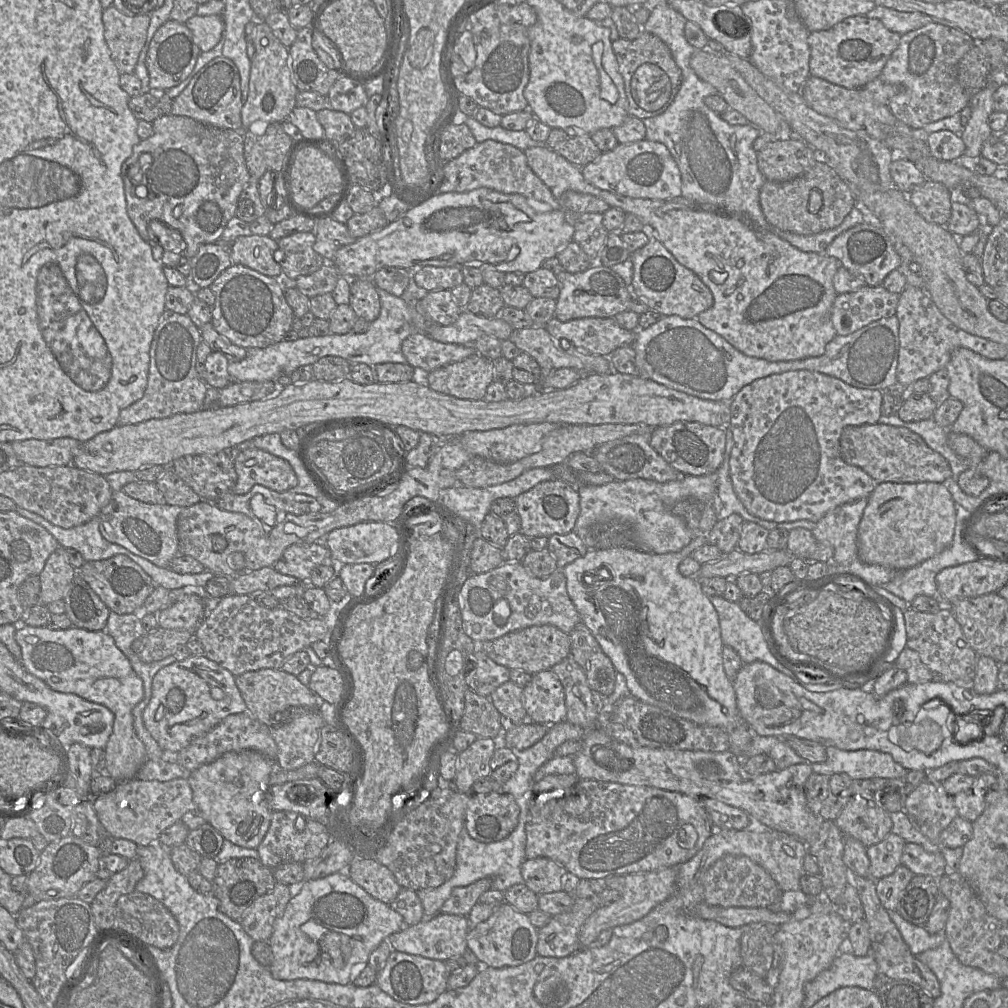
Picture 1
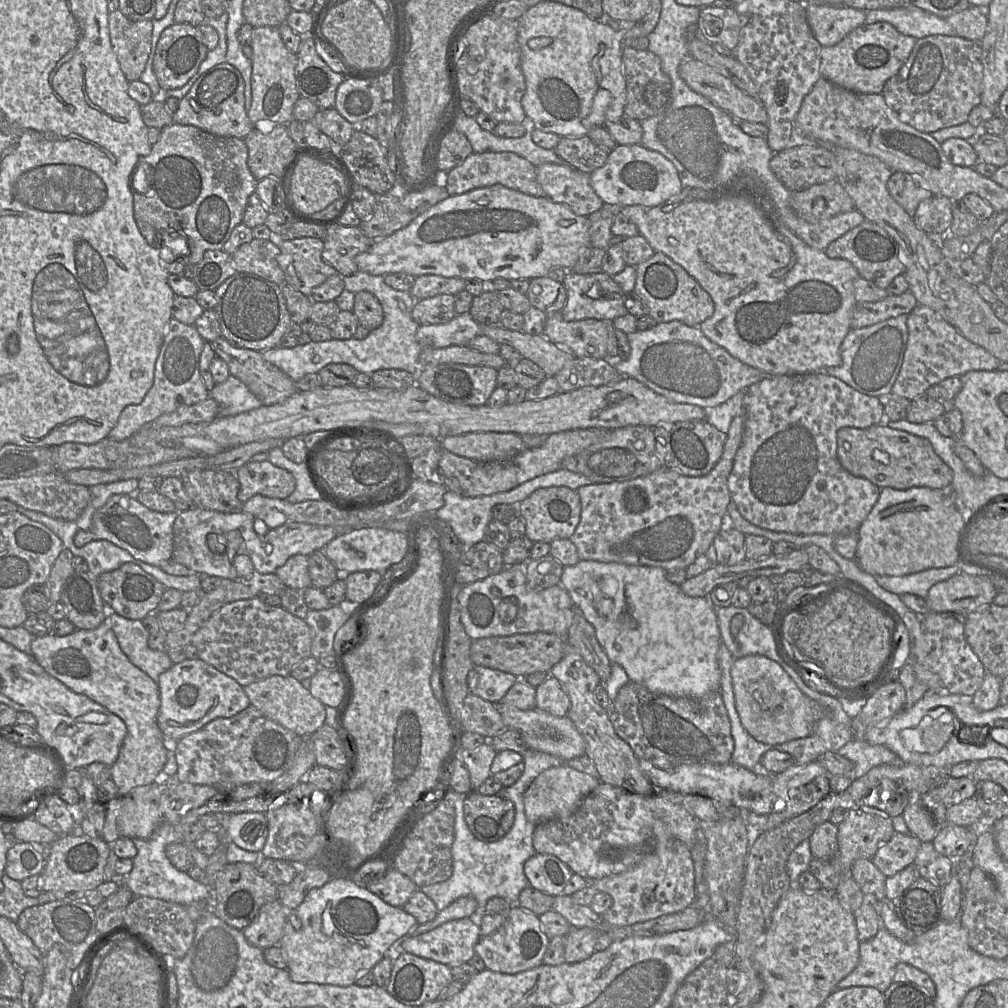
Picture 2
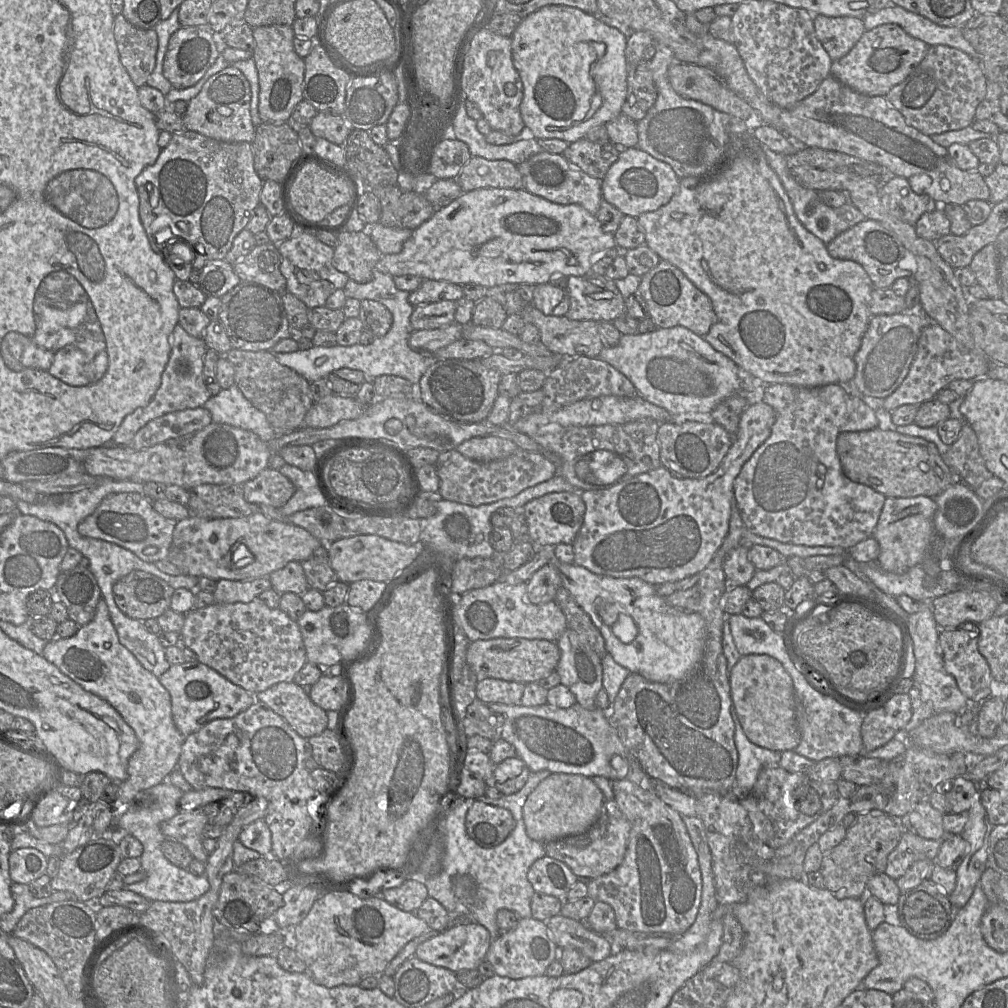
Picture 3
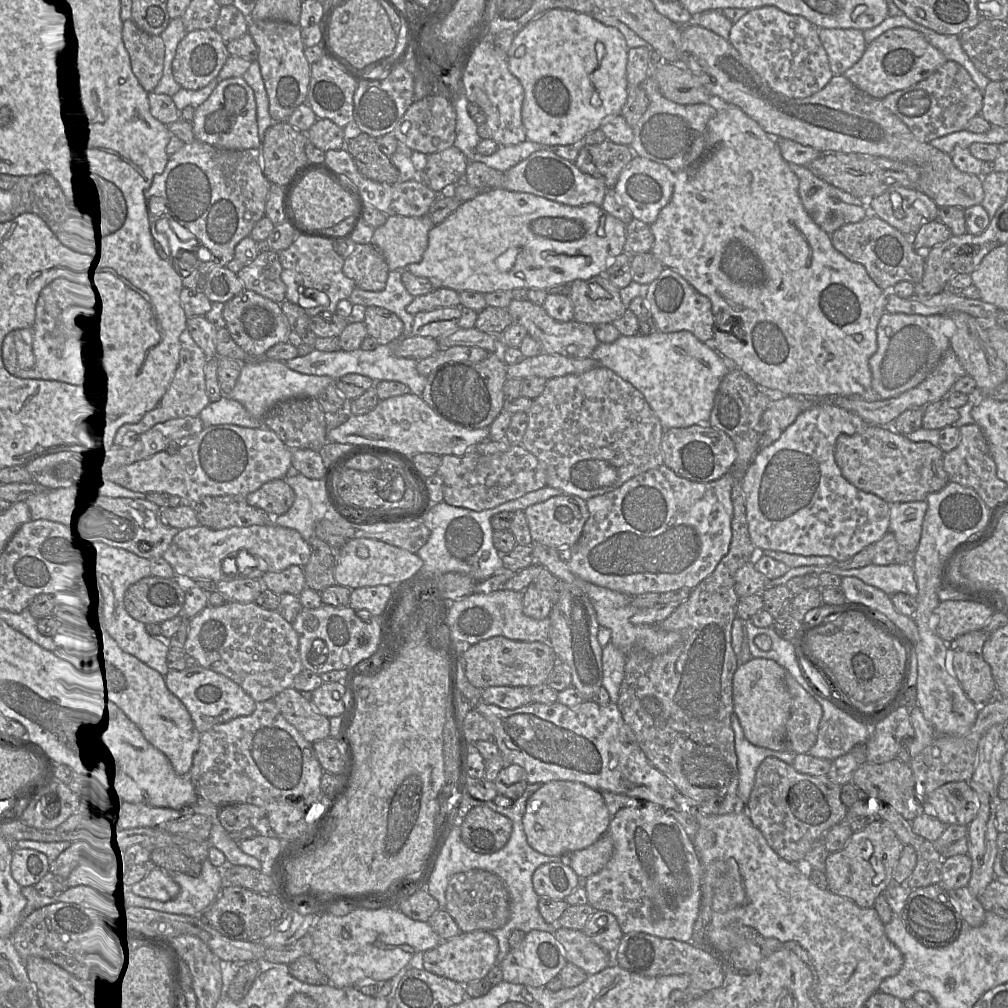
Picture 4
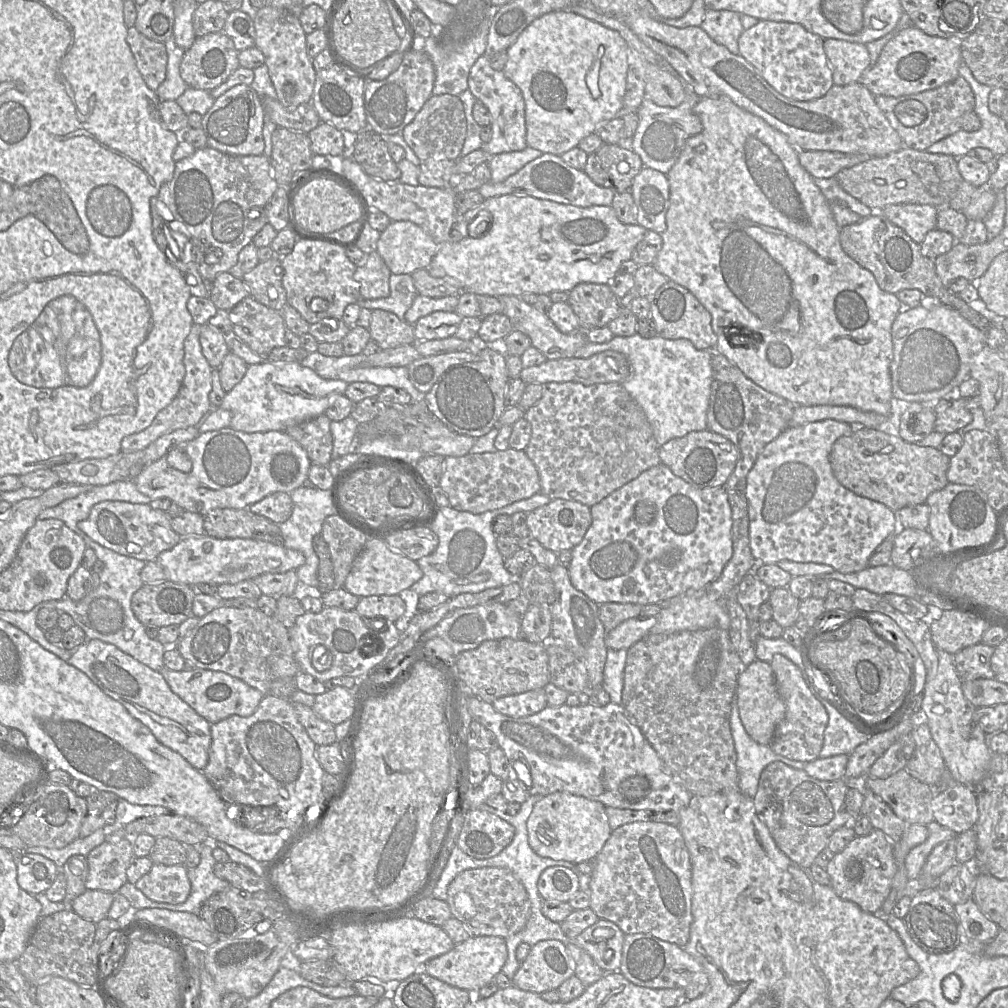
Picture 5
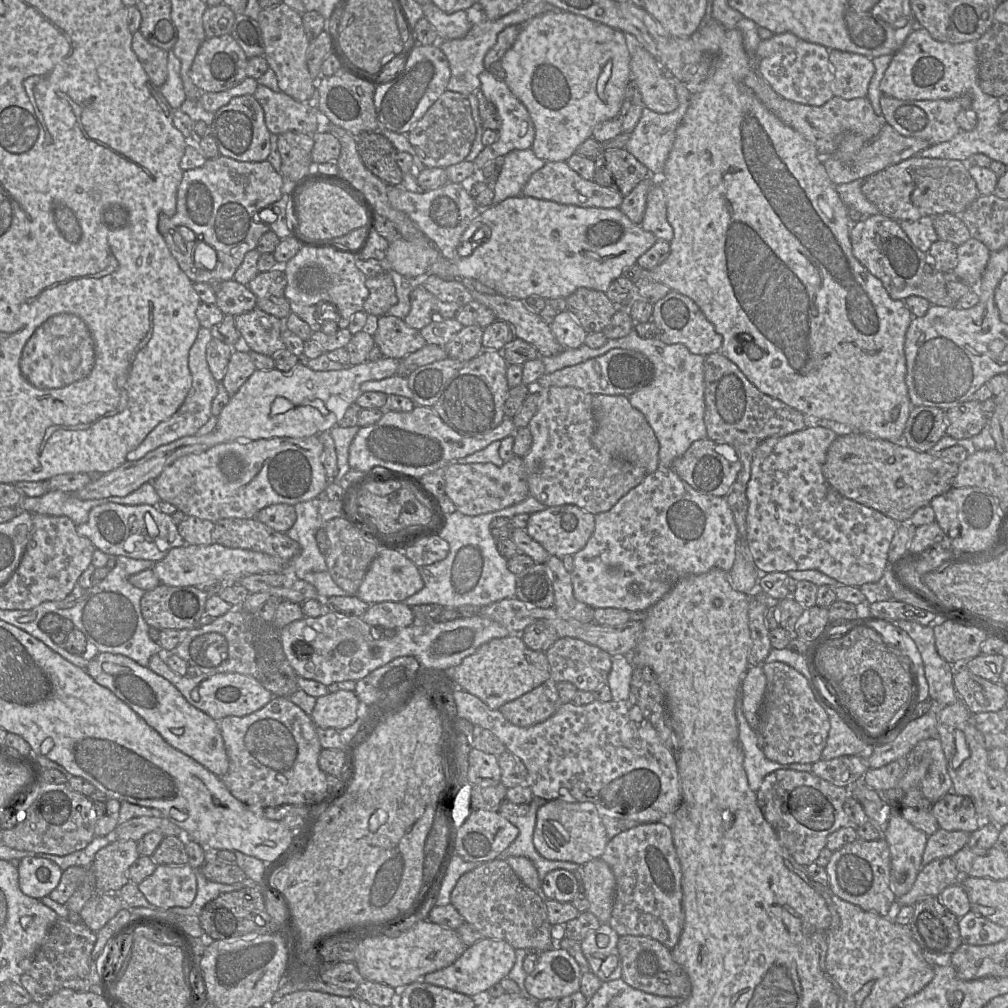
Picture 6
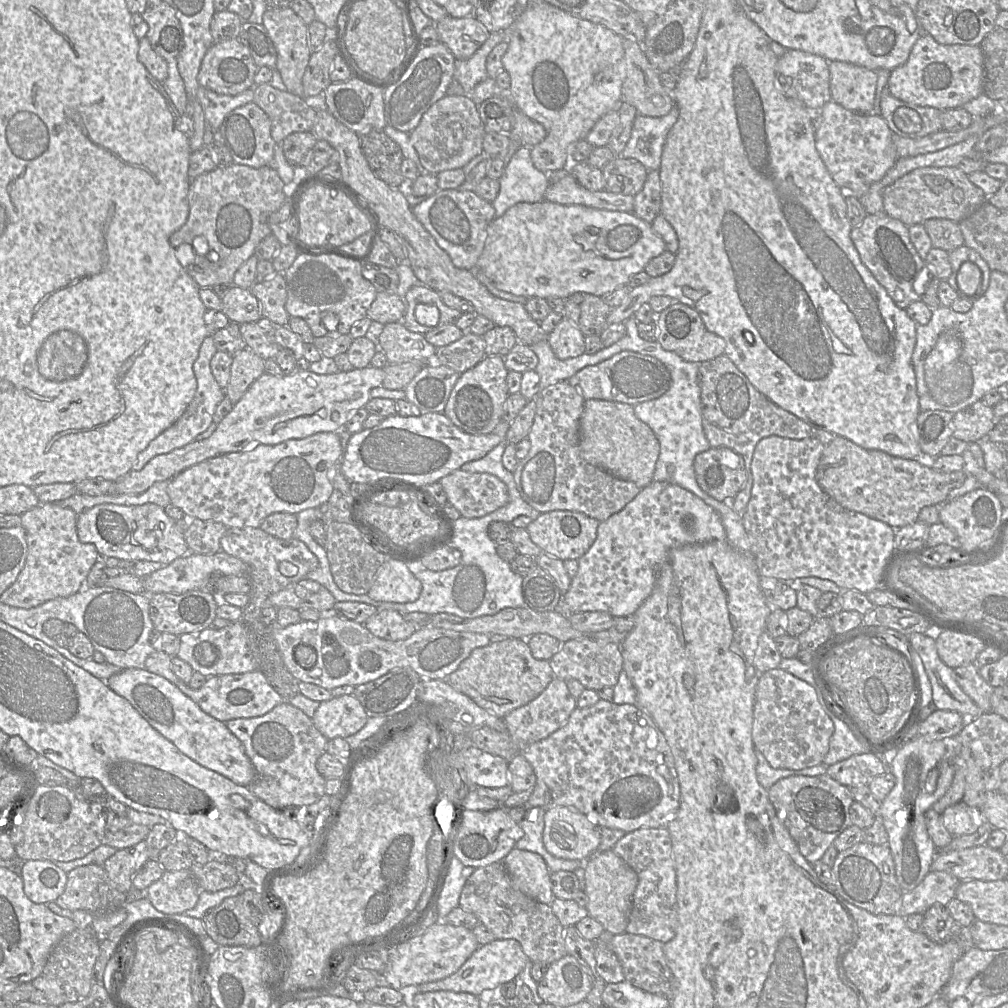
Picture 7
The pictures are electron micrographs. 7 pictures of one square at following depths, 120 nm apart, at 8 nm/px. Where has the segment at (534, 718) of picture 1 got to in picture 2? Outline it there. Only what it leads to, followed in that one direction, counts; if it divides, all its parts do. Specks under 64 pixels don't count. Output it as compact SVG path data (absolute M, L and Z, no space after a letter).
M553 676L536 687L536 708L545 711L555 717L568 715L570 698L561 685Z

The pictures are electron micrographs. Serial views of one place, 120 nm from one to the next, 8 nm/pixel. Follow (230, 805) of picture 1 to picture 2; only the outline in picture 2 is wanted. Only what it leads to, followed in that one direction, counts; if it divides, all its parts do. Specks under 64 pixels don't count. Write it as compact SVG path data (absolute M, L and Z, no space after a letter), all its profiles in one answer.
M263 812L215 813L220 826L238 847L261 852L267 836L268 821Z

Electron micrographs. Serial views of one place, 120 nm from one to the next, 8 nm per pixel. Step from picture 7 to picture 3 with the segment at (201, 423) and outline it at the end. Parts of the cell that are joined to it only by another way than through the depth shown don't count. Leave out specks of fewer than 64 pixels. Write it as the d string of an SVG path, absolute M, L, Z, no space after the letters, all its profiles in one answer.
M177 324L171 334L171 352L161 376L161 384L151 401L125 416L110 444L127 445L137 431L149 421L174 411L201 407L212 396L203 377L204 356L208 347L202 338L194 337Z

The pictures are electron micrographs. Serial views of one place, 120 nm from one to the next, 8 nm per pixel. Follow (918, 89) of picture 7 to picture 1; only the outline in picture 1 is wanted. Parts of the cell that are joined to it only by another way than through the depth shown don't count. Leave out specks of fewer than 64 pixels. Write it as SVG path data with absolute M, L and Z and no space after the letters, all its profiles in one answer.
M866 15L851 16L828 30L810 32L810 75L849 89L863 88L880 76L900 38L901 34L887 29L879 19Z

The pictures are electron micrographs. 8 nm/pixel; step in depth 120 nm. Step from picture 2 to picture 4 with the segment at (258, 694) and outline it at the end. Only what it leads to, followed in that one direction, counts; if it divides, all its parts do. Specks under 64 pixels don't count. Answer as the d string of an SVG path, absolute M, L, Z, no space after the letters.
M293 687L286 688L273 699L282 716L310 743L330 734L329 718L320 714L312 702Z

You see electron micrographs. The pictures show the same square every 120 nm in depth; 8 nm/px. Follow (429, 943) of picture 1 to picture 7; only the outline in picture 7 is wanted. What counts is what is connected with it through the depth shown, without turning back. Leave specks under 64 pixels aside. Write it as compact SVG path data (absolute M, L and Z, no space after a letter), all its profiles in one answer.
M495 939L480 946L454 974L433 982L420 984L418 993L430 991L466 992L479 996L484 990L495 990L510 981L518 979L526 963L530 961L524 954L521 945L514 939Z

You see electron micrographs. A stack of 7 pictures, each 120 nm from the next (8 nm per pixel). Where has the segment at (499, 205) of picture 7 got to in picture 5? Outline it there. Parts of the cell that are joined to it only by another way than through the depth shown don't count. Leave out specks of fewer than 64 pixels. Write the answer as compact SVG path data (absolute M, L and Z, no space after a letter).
M527 146L521 151L504 152L493 155L487 162L491 171L491 182L499 183L515 174L530 161L543 154L540 150Z

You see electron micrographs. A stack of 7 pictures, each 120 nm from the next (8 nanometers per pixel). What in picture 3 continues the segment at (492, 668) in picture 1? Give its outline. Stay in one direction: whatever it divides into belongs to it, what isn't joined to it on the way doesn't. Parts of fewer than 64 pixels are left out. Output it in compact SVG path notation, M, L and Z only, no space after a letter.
M485 678L477 682L476 696L485 704L517 705L520 704L525 685L520 682Z

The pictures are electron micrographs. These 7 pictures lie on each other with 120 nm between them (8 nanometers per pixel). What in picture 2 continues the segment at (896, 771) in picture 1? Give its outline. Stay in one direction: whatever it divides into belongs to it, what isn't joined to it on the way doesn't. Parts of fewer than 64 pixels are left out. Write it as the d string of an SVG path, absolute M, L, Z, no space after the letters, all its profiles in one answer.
M860 739L846 743L837 753L853 762L854 768L847 776L851 779L862 777L876 766L905 764L886 746L872 745Z

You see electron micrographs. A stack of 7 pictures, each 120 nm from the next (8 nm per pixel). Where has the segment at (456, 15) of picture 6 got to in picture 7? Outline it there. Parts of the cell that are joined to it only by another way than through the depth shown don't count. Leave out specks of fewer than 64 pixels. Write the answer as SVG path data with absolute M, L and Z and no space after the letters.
M450 15L434 22L444 43L456 59L468 59L487 40L489 32L475 17L455 18Z

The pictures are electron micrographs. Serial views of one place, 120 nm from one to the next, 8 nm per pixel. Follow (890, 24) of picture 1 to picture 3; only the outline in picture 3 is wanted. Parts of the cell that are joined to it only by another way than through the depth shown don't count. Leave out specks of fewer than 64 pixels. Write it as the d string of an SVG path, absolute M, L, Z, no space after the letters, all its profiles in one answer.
M897 5L876 10L862 20L865 30L871 30L883 24L898 24L907 34L928 45L946 45L957 48L978 63L982 62L982 56L979 56L979 53L964 38L961 27L938 25L924 16Z

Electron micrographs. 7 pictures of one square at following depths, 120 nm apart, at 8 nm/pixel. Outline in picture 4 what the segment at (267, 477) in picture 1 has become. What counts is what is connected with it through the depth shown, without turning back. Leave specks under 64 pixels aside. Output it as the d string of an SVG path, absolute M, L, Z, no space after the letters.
M275 479L246 495L249 505L260 508L269 515L286 513L295 501L295 492L285 479Z

